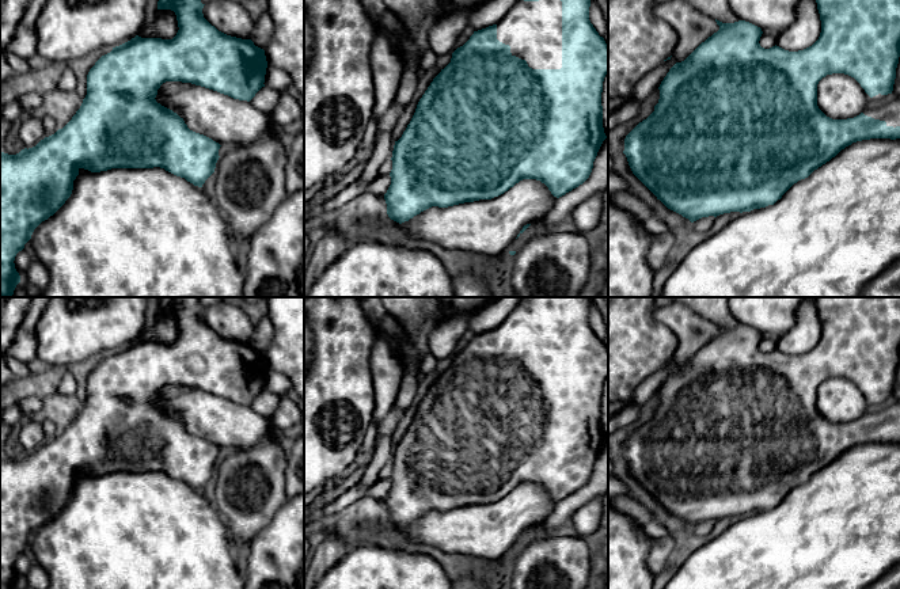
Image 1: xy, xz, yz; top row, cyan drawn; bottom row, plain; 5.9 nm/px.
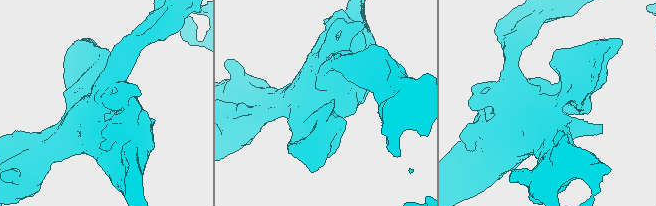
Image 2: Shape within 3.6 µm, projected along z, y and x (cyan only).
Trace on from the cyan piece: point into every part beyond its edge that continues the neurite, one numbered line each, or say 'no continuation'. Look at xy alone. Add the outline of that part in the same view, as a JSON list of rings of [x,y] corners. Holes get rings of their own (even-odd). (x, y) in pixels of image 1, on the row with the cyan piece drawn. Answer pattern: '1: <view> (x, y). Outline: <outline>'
no continuation

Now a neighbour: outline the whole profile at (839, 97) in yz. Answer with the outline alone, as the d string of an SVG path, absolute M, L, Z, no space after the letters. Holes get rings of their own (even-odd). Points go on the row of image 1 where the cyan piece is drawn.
M844 73L827 75L817 84L817 106L832 119L859 115L869 99L861 84Z

